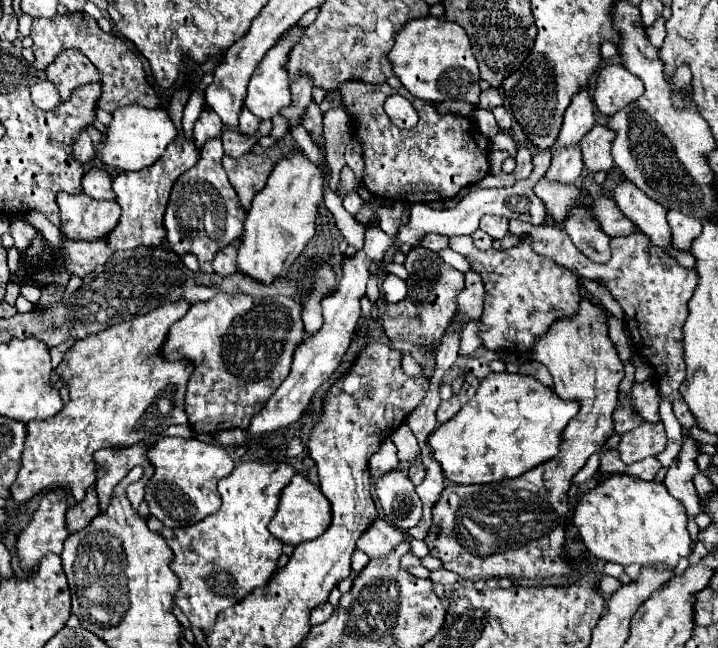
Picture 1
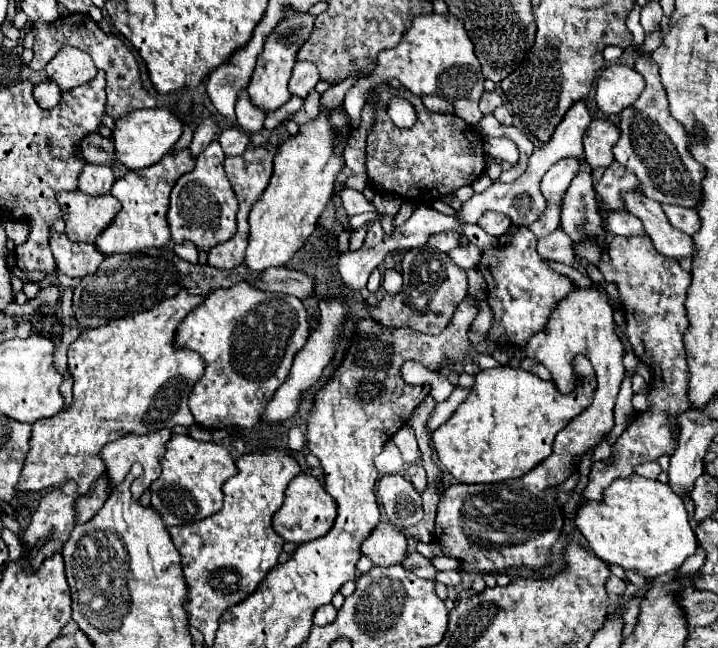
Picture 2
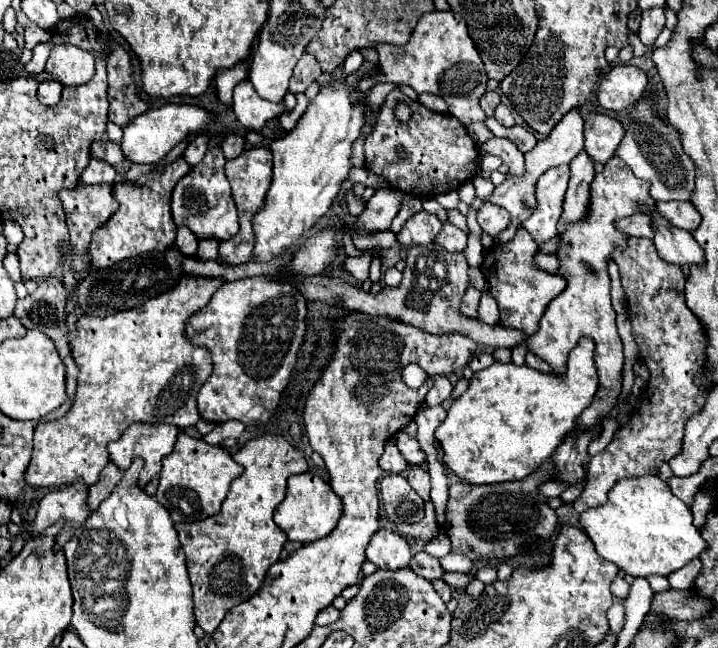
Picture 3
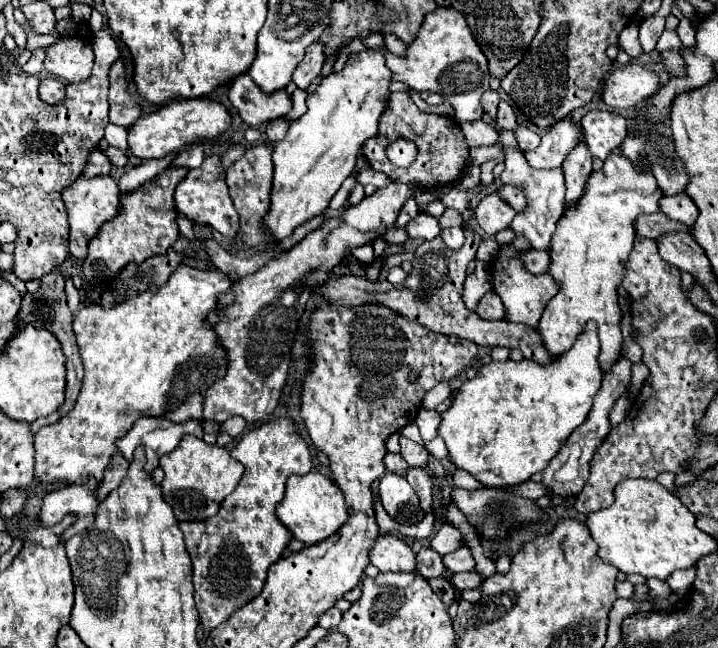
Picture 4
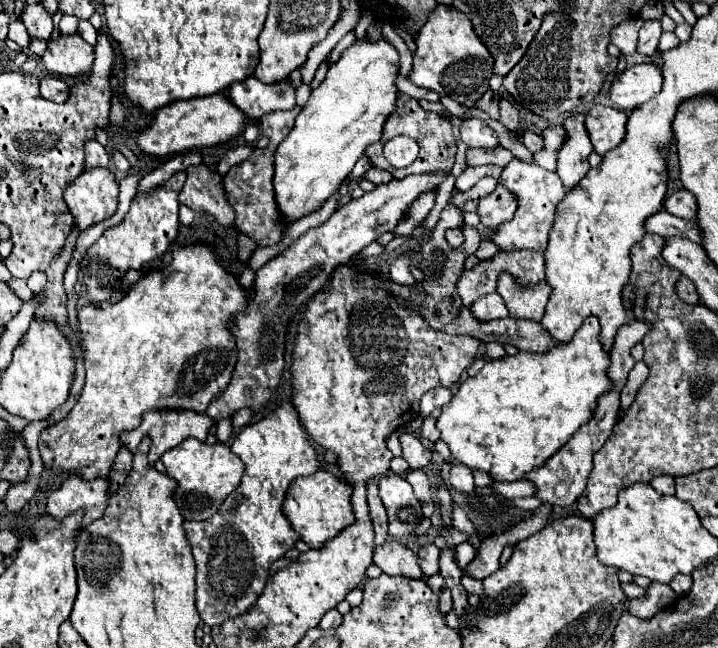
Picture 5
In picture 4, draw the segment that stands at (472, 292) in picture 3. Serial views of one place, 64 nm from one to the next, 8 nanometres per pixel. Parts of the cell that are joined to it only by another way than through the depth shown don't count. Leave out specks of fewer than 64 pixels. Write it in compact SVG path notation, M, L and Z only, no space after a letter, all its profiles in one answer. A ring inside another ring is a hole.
M478 262L476 264L476 272L474 274L468 274L466 282L464 282L464 304L468 306L468 310L476 310L478 306L478 300L490 290L492 286L492 280L490 280L490 272L488 272L488 264L484 262Z

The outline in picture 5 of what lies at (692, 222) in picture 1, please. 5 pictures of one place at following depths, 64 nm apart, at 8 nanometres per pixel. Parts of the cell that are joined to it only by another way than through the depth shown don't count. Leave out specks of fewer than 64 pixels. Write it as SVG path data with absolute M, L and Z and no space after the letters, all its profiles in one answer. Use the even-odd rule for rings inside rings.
M676 190L676 192L666 196L664 210L670 212L672 216L678 216L678 218L684 218L684 220L694 220L698 206L696 206L696 198L690 192Z

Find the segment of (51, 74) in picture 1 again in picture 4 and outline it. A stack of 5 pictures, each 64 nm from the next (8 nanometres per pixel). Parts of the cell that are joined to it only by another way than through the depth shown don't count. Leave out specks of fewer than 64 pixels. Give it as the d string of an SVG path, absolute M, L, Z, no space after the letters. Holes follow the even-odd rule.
M58 38L48 50L44 68L66 80L66 82L84 82L88 80L94 64L94 52L90 42L80 38Z

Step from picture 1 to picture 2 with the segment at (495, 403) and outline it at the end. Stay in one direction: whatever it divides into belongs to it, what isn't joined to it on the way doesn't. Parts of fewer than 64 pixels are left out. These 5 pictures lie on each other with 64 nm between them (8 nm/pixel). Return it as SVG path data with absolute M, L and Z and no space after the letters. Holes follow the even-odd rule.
M576 356L574 368L580 376L580 384L568 396L562 396L556 390L554 382L546 382L522 368L500 366L476 374L476 384L472 388L472 394L466 398L466 402L458 406L458 410L452 414L448 422L444 422L440 428L432 432L432 446L436 450L438 462L452 474L456 482L462 484L488 484L488 482L520 478L532 468L536 468L544 458L552 454L552 442L556 434L592 402L596 380L590 360L586 360L586 356Z

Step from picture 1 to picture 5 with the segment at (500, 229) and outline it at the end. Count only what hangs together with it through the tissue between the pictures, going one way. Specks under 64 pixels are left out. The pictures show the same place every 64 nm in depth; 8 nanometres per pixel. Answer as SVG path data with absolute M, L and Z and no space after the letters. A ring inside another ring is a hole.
M498 184L492 194L484 196L480 200L480 206L476 212L478 212L480 224L484 228L496 230L500 224L512 220L516 208L518 208L518 204L516 204L516 198L512 196L512 192L508 192L502 184Z

